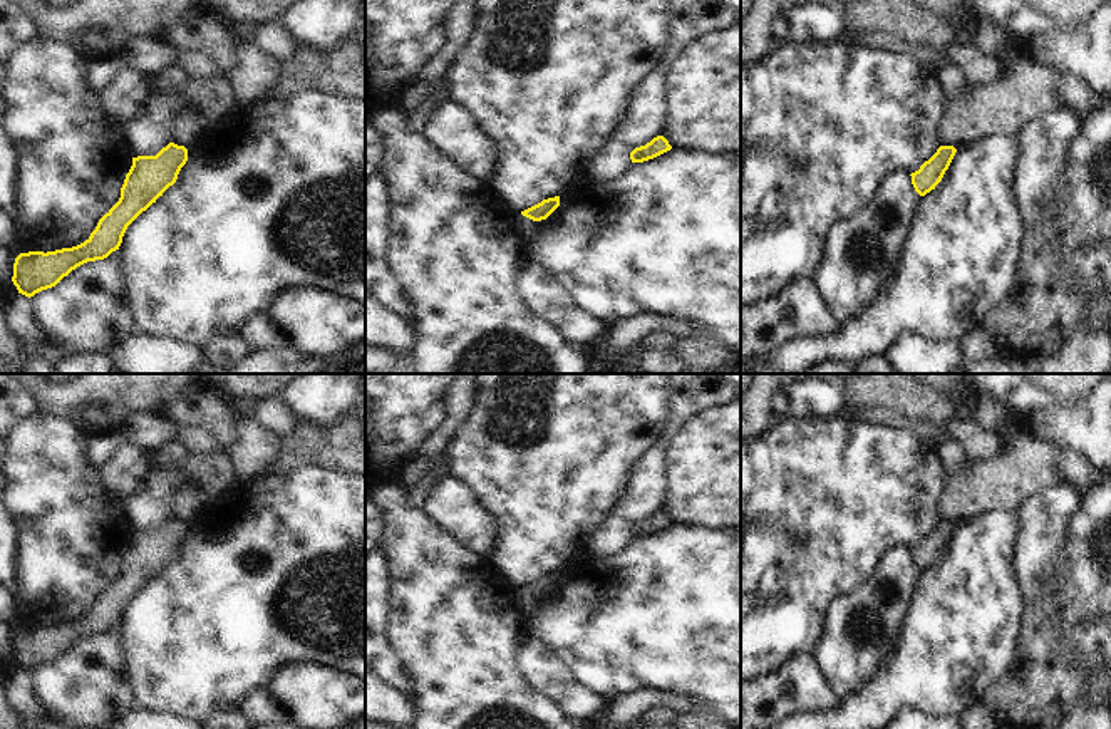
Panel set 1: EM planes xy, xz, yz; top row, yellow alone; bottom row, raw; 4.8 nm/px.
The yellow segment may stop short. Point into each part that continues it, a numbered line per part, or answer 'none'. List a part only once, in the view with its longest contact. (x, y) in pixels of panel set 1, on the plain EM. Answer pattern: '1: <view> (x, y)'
none

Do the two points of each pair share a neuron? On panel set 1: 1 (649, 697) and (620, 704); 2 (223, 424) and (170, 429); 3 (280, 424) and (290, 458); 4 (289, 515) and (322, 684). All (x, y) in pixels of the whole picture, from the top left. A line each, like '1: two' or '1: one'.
1: one
2: two
3: two
4: two

